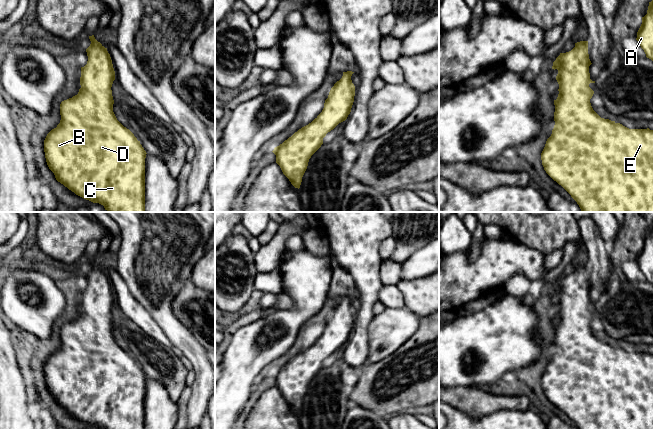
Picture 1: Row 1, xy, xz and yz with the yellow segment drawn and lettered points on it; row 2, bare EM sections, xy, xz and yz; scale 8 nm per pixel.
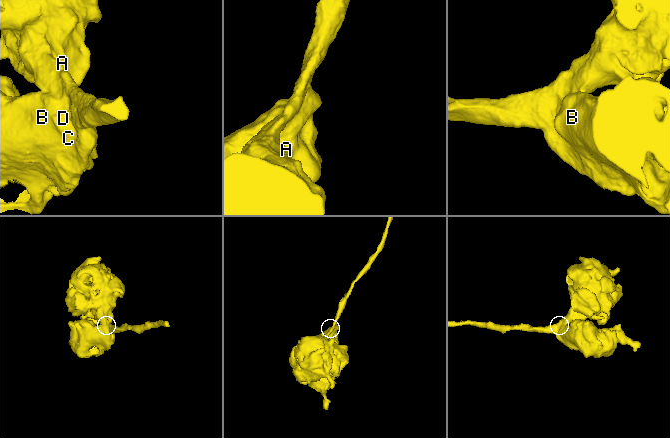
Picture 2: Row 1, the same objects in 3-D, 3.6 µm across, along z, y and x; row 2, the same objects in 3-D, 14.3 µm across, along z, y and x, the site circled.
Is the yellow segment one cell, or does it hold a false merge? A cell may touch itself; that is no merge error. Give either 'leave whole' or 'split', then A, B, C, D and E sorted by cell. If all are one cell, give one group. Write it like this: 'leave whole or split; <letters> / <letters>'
leave whole; A B C D E

